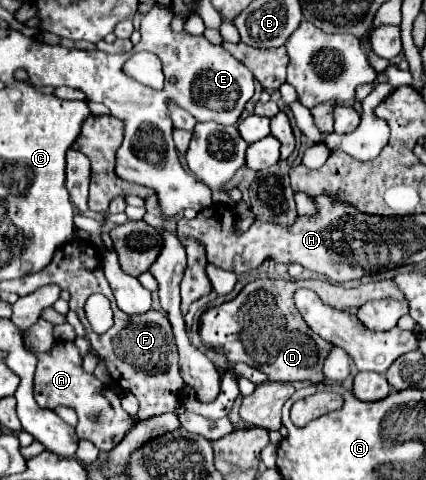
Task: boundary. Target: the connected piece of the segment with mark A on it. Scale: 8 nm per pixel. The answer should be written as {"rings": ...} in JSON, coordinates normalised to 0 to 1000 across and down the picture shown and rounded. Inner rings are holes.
{"rings":[[[131,713],[122,733],[113,738],[85,738],[89,763],[80,783],[80,825],[94,846],[164,846],[183,863],[183,888],[178,904],[192,917],[221,921],[221,929],[239,942],[263,938],[286,913],[305,900],[315,888],[315,875],[286,854],[282,829],[235,792],[221,788],[221,779],[207,779],[192,771],[192,746],[183,738],[183,725],[174,713]],[[216,863],[235,863],[235,888],[216,879]]]}

